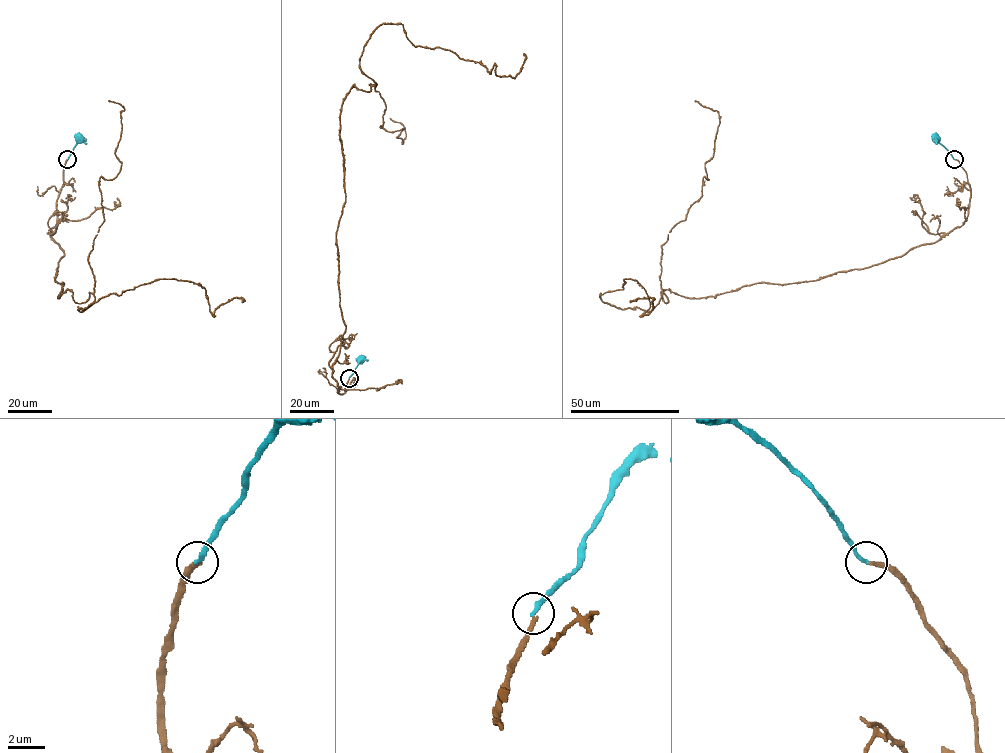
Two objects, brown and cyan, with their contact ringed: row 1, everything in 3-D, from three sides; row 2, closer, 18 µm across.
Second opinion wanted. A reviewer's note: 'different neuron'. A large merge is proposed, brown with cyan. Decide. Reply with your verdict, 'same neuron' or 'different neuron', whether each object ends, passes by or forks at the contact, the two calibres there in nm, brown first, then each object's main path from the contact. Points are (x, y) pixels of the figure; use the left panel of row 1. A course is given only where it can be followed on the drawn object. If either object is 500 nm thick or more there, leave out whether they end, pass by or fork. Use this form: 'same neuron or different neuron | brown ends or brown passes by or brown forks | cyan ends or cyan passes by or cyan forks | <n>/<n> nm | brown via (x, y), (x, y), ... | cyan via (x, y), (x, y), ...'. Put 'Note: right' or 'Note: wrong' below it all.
different neuron | brown ends | cyan ends | 240/240 nm | brown via (67, 159), (50, 230), (59, 298), (92, 294), (83, 311), (176, 279), (199, 284), (213, 316), (242, 302) | cyan via (67, 159), (79, 138)
Note: right

